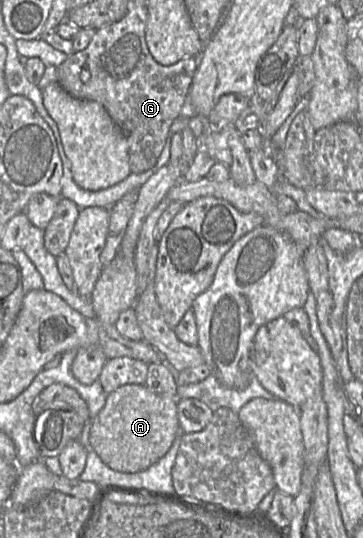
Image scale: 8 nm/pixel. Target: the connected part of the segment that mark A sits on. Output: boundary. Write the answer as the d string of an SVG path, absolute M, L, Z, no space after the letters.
M127 384L108 394L102 410L90 419L89 443L111 469L135 473L149 468L168 452L178 429L175 399L159 396L146 385Z

